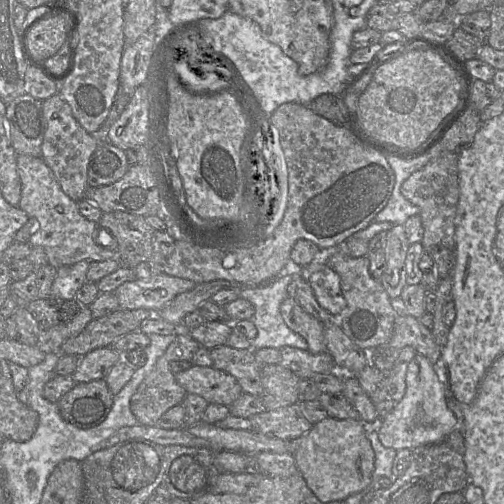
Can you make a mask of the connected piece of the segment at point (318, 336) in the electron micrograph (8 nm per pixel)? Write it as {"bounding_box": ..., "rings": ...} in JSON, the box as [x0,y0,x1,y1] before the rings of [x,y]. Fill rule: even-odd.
{"bounding_box":[280,296,326,354],"rings":[[[290,296],[282,301],[280,312],[286,325],[305,339],[311,353],[319,354],[326,351],[322,322],[304,311]]]}

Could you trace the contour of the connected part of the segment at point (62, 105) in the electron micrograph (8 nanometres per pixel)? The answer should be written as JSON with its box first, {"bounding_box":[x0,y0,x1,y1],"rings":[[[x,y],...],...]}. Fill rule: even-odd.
{"bounding_box":[41,93,99,200],"rings":[[[57,93],[43,101],[46,128],[41,145],[42,159],[52,170],[62,191],[72,200],[84,199],[88,186],[88,165],[99,145],[96,135],[86,132],[74,118],[71,107]]]}

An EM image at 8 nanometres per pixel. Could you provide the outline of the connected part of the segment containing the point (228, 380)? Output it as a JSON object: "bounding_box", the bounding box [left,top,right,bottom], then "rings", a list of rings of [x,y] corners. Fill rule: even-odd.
{"bounding_box":[175,366,243,406],"rings":[[[195,366],[176,373],[175,380],[188,394],[197,394],[209,404],[231,406],[243,393],[231,374],[214,367]]]}

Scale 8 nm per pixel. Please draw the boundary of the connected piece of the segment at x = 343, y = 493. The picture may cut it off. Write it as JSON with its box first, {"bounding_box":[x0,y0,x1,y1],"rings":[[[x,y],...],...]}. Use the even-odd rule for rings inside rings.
{"bounding_box":[291,416,376,502],"rings":[[[328,416],[314,424],[300,438],[291,440],[295,441],[294,458],[298,471],[321,502],[344,501],[370,485],[375,453],[368,439],[368,428],[376,425],[364,424],[360,419],[336,419]]]}

